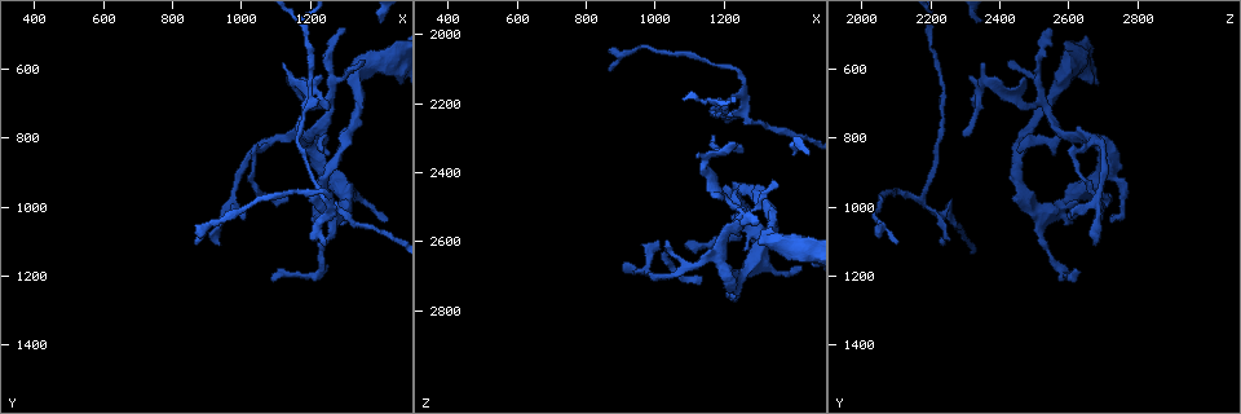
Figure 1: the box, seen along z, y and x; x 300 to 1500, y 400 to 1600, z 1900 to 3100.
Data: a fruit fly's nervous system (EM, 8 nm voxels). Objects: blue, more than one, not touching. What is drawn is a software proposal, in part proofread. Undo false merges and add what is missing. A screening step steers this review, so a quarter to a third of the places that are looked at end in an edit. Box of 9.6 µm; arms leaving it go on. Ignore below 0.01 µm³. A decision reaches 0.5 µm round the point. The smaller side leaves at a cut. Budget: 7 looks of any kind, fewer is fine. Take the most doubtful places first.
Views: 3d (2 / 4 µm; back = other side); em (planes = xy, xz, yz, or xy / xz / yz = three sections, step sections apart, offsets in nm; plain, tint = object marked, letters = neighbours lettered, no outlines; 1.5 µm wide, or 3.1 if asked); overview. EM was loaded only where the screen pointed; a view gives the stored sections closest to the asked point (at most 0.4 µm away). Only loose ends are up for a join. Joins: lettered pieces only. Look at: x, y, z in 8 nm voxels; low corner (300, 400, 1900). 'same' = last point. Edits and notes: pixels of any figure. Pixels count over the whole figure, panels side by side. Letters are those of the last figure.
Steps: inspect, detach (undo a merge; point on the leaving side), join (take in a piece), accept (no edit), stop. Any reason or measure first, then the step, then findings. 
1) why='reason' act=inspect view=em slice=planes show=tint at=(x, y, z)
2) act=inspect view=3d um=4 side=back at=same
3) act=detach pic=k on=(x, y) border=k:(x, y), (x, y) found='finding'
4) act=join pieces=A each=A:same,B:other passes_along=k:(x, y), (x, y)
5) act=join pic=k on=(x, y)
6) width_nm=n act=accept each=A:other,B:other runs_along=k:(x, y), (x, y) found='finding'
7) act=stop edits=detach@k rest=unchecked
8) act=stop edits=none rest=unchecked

why='thin end' act=inspect view=em slice=xy step=8 show=tint at=(1230, 830, 2450)

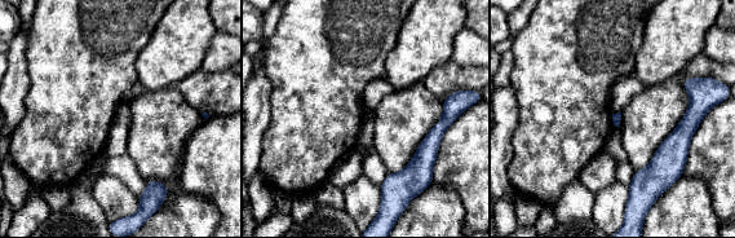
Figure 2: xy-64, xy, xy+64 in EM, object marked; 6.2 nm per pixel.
why='another direction' act=inspect view=em slice=planes show=letters at=same

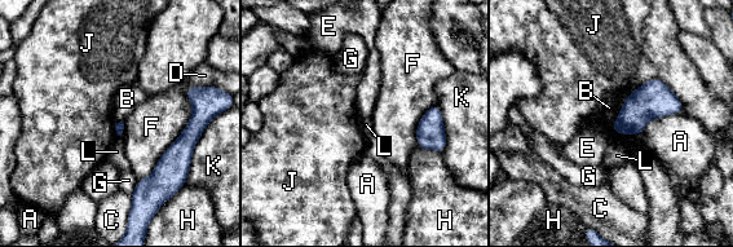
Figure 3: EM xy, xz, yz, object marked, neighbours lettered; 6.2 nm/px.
act=accept each=A:other,B:other,C:other,D:other,E:other,F:other,G:other,H:other,J:other,K:other,L:other border=3:(630, 93), (613, 123) found='none of them fits'

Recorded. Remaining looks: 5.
act=inspect view=3d um=4 at=(1300, 490, 2560)

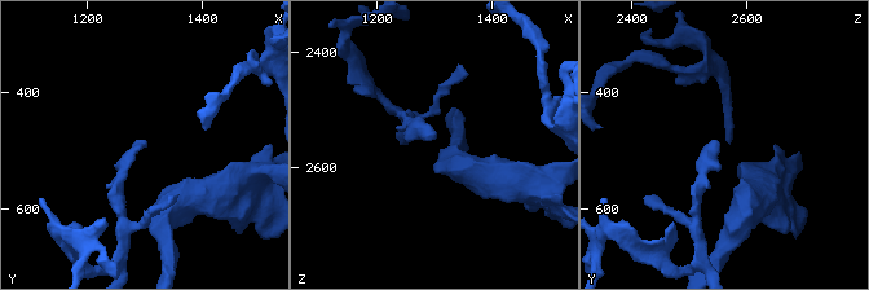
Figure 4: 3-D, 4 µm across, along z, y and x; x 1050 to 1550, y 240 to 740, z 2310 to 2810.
act=inspect view=em um=3.1 slice=planes show=letters at=(1300, 485, 2550)

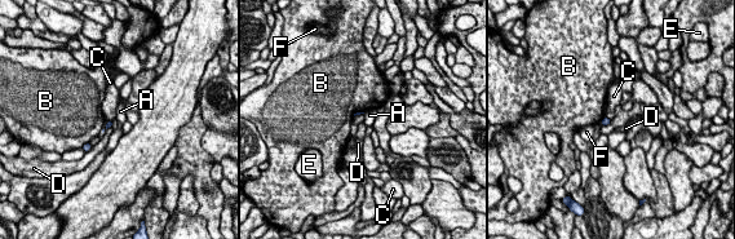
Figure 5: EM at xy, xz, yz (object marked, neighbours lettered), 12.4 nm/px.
act=accept each=A:other,B:other,C:other,D:other,E:other,F:other border=5:(605, 115), (610, 120) found='no lettered piece goes on from it'

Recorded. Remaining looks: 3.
why='branch stops here' act=inspect view=em slice=planes show=letters at=(1240, 1110, 2250)

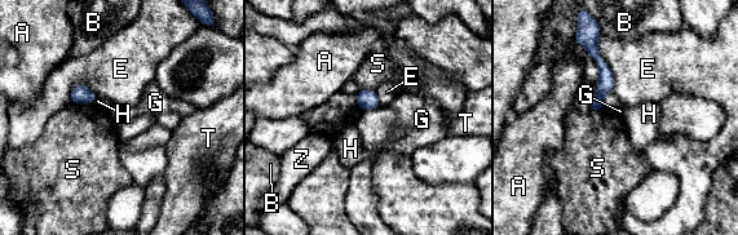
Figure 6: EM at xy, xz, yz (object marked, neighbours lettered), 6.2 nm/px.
act=accept each=A:other,B:other,E:other,G:other,H:other,S:other,T:other,Z:other runs_along=6:(592, 48), (604, 69), (596, 110) found='no lettered piece goes on from it'

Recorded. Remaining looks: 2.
act=stop edits=none rest=unchecked

